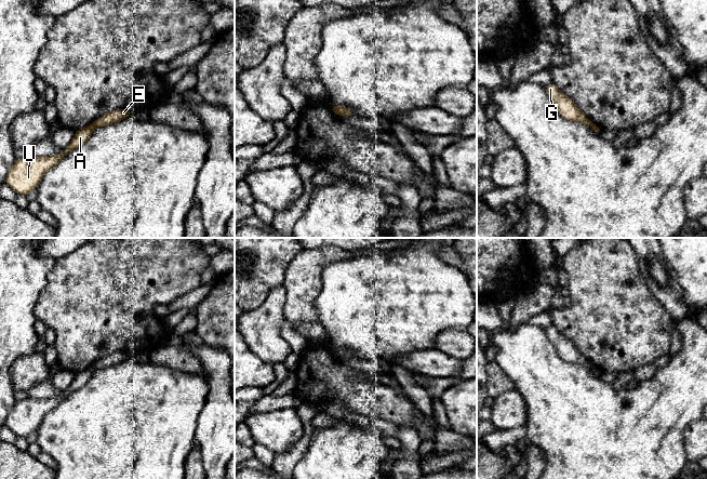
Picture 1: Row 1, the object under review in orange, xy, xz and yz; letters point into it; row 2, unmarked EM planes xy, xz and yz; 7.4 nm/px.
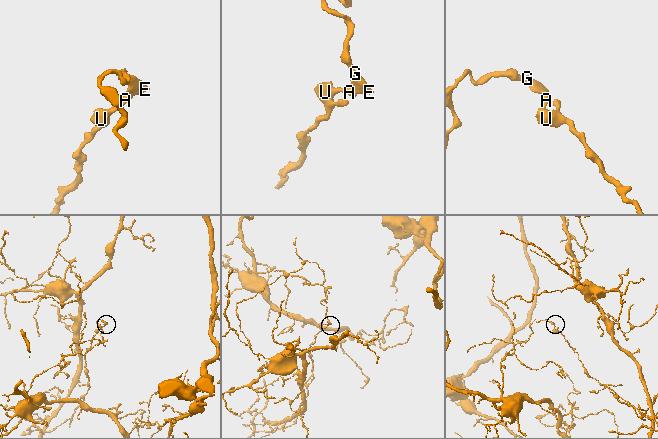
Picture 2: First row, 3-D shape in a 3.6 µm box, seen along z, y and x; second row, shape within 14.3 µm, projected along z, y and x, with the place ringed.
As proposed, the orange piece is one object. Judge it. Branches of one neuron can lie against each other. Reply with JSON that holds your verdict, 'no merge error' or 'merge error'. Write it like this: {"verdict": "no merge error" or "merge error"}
{"verdict": "merge error"}

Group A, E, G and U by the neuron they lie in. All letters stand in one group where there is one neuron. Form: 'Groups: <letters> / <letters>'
Groups: A U / E G

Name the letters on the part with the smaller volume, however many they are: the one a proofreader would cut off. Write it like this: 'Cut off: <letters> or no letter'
Cut off: A, U

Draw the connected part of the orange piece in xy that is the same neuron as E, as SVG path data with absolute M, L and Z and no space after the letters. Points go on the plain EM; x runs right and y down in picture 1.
M117 351L99 359L93 364L93 367L95 368L95 370L106 369L108 367L119 364L122 361L131 359L131 358L133 358L133 354L130 354L126 351Z

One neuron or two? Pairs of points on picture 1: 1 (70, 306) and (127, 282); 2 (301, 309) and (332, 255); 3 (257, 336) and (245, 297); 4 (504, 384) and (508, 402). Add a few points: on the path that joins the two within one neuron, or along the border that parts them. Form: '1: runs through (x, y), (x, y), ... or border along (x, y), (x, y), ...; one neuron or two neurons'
1: runs through (84, 302), (97, 300), (112, 284); one neuron
2: runs through (301, 295), (303, 280), (318, 265); one neuron
3: border along (268, 293), (267, 297), (259, 305), (245, 311); two neurons
4: border along (514, 388), (503, 391), (493, 398); two neurons

